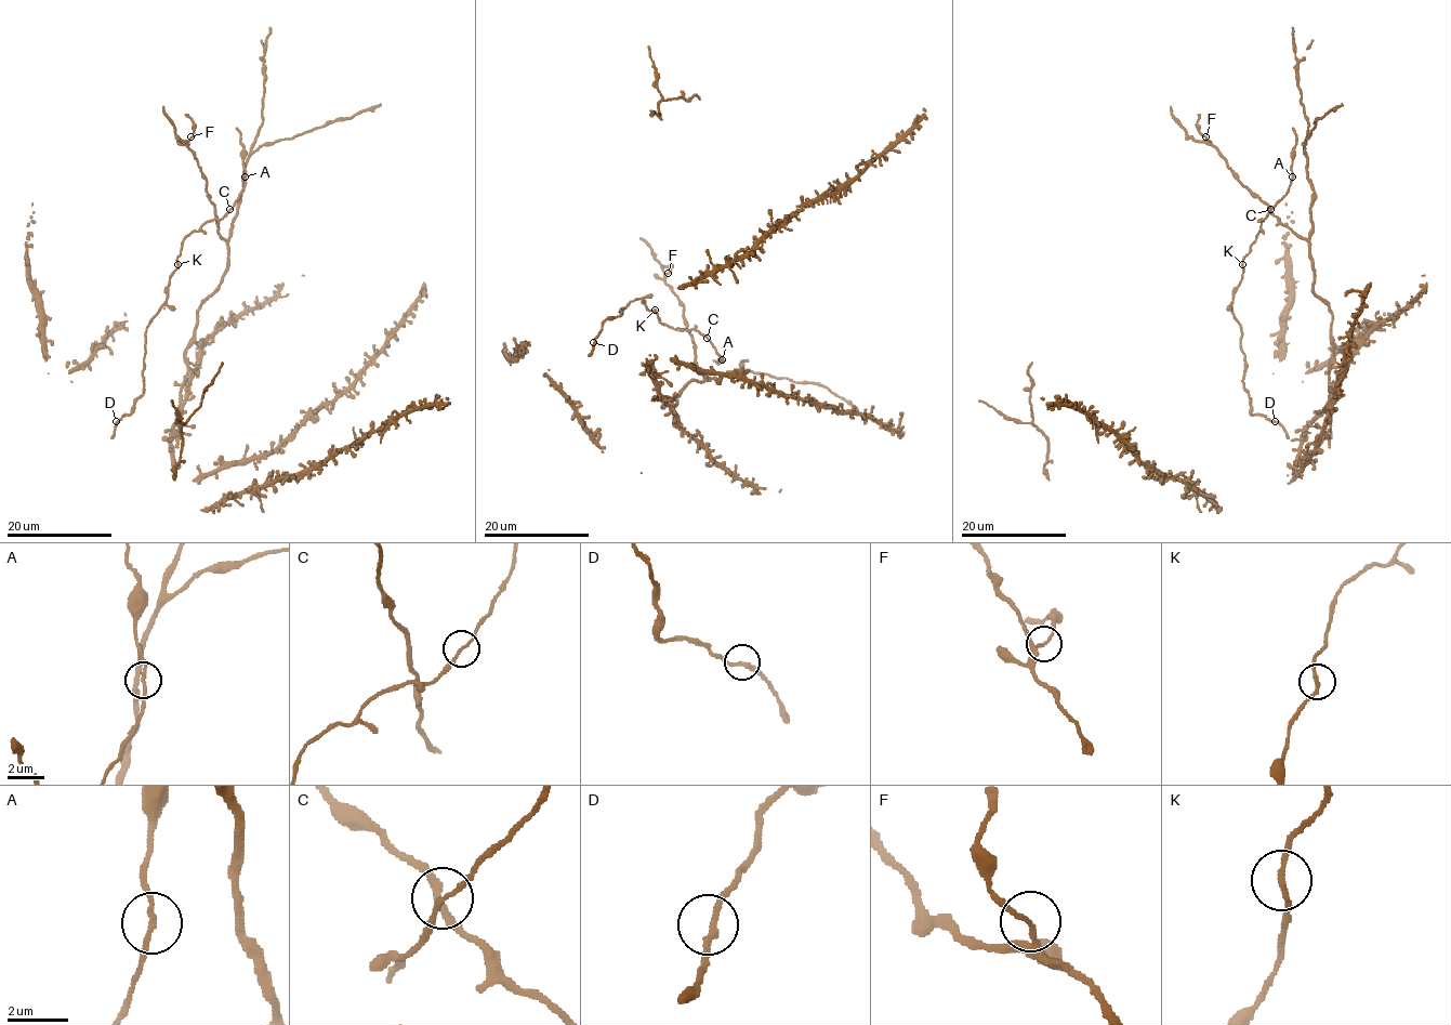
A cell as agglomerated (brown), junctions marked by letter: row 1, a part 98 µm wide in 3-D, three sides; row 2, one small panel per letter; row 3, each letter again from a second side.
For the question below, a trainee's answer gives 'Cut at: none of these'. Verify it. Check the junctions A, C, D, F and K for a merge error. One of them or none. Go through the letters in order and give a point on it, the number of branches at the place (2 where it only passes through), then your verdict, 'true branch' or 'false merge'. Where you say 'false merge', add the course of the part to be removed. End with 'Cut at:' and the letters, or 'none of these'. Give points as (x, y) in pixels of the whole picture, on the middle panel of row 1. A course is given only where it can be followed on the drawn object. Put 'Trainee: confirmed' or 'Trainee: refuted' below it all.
A: (722, 359) | 2 | true branch
C: (707, 338) | 2 | true branch
D: (593, 342) | 2 | true branch
F: (668, 273) | 2 | true branch
K: (655, 310) | 2 | true branch
Cut at: none of these
Trainee: confirmed

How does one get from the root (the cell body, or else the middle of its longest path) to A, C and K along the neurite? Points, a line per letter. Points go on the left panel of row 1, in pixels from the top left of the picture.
A: (203, 301), (219, 286), (227, 262), (227, 244), (219, 234), (215, 212), (224, 215), (234, 205), (245, 176)
C: (203, 301), (219, 286), (227, 262), (227, 244), (219, 234), (215, 212), (224, 215), (231, 209)
K: (203, 301), (226, 268), (227, 244), (219, 234), (215, 212), (224, 215), (207, 221), (184, 238), (177, 264)

